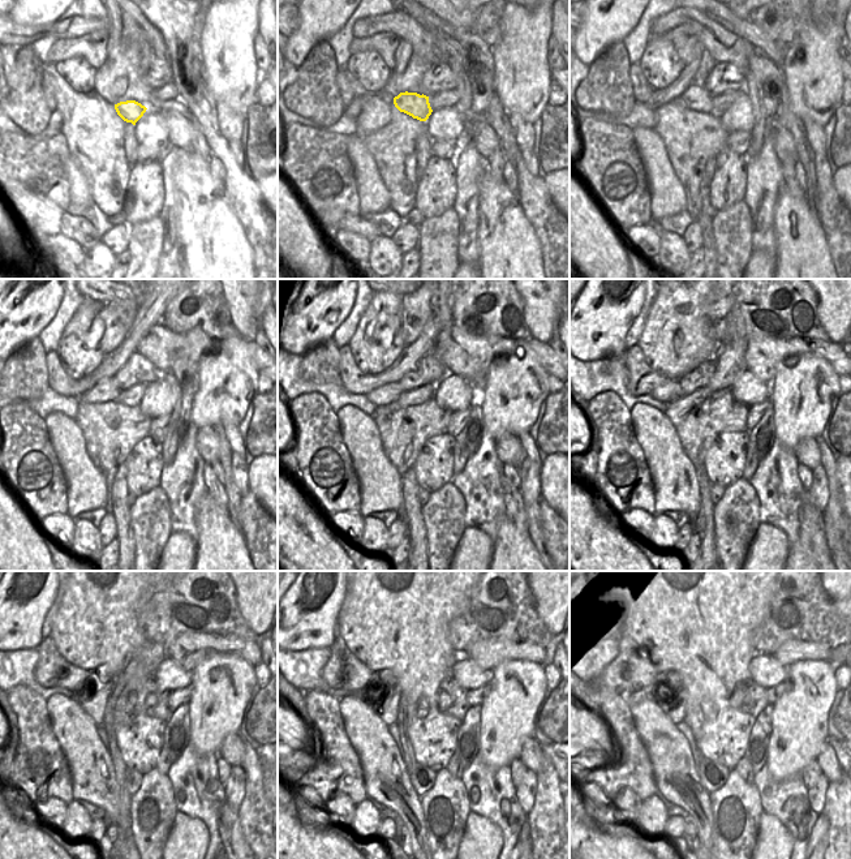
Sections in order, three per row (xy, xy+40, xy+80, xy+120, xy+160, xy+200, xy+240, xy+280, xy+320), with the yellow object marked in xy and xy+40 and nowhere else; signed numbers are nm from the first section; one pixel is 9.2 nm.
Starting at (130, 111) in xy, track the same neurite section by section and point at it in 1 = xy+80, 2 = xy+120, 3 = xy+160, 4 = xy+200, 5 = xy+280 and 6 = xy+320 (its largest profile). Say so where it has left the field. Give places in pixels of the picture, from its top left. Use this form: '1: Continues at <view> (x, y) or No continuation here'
1: Continues at xy+80 (696, 98)
2: Continues at xy+120 (106, 390)
3: Continues at xy+160 (386, 394)
4: Continues at xy+200 (669, 391)
5: Continues at xy+280 (356, 675)
6: Continues at xy+320 (641, 673).

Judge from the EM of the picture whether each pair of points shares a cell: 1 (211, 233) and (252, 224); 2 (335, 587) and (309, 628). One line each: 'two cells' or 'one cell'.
1: two cells
2: one cell

